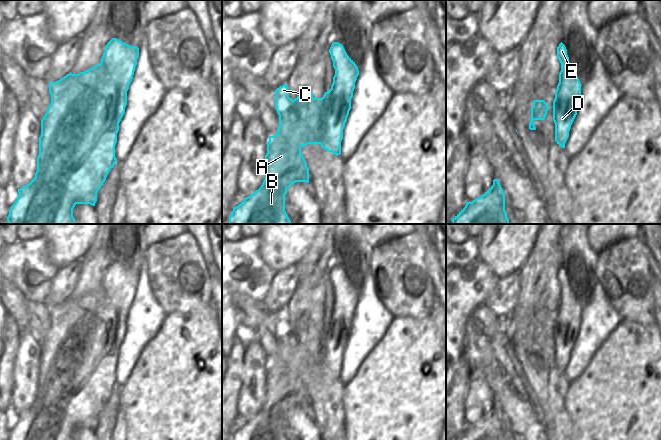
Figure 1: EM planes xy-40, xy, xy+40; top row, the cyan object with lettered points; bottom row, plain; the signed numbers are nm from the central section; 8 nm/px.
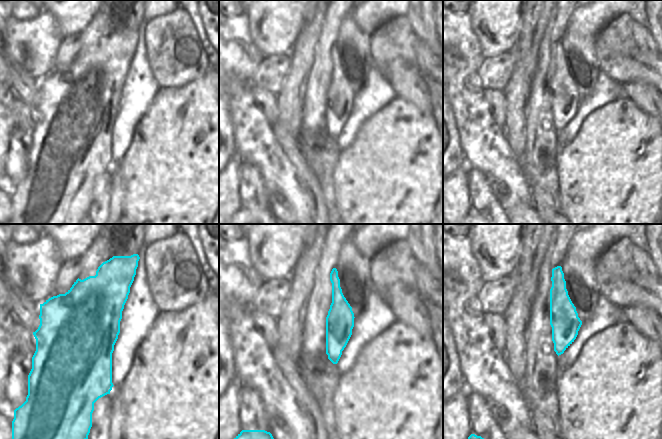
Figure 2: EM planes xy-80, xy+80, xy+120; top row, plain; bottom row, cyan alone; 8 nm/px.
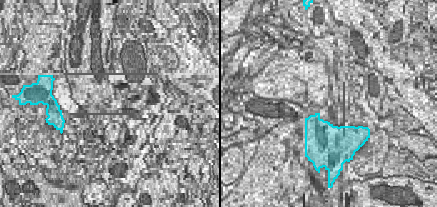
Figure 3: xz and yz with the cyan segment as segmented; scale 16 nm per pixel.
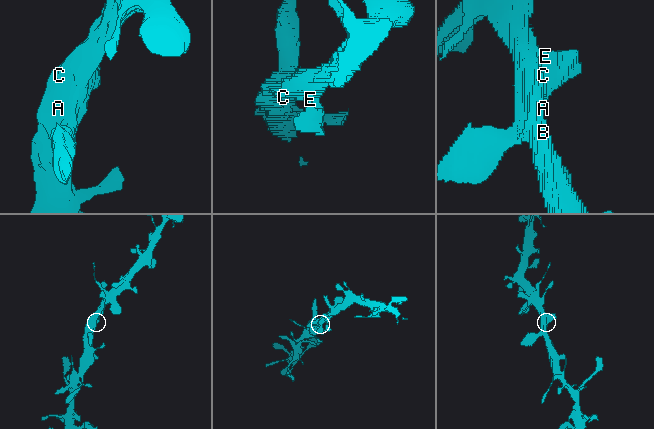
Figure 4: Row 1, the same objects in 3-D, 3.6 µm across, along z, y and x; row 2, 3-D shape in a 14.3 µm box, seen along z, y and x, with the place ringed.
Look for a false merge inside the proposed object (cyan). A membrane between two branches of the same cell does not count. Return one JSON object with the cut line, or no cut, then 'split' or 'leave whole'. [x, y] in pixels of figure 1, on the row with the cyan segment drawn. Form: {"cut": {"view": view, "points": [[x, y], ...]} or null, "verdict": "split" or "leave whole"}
{"cut": null, "verdict": "leave whole"}

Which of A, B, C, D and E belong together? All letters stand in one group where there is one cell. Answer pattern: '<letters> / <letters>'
A B C D E

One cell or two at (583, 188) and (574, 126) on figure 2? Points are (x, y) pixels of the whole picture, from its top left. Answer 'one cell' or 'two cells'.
two cells

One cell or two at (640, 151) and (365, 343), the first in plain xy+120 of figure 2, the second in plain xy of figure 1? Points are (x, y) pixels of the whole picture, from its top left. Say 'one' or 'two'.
two

